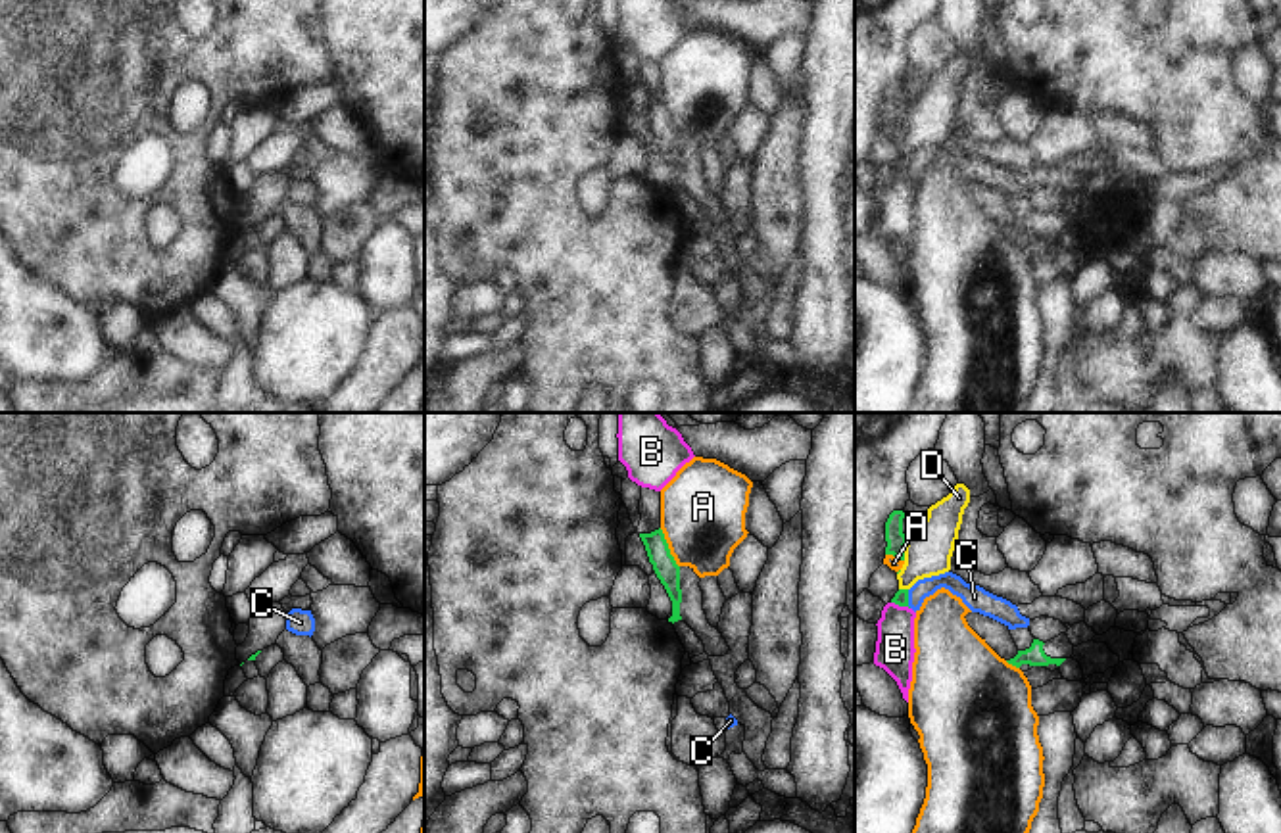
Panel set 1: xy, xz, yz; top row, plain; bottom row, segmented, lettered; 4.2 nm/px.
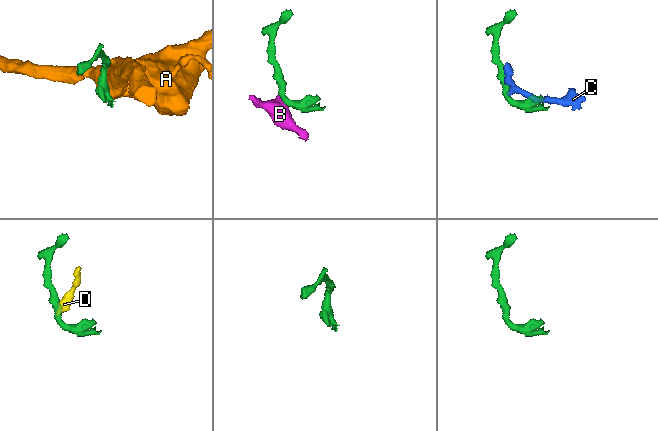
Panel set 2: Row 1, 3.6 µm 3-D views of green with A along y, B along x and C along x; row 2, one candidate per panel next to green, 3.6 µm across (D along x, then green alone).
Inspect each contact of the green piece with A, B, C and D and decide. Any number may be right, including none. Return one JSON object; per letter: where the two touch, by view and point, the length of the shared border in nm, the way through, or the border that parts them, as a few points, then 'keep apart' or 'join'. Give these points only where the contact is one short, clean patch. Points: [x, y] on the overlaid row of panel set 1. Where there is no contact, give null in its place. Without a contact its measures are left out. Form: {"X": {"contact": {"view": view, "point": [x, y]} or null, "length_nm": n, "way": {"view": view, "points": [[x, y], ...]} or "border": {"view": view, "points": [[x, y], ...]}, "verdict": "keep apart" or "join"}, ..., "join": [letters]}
{"A": {"contact": {"view": "xz", "point": [667, 547]}, "length_nm": 190, "verdict": "keep apart"}, "B": {"contact": {"view": "yz", "point": [901, 605]}, "length_nm": 90, "border": {"view": "yz", "points": [[892, 601], [909, 609]]}, "verdict": "keep apart"}, "C": {"contact": {"view": "yz", "point": [907, 599]}, "length_nm": 80, "border": {"view": "yz", "points": [[907, 590], [907, 603], [911, 607]]}, "verdict": "keep apart"}, "D": {"contact": {"view": "yz", "point": [903, 549]}, "length_nm": 100, "border": {"view": "yz", "points": [[909, 538], [903, 559]]}, "verdict": "keep apart"}, "join": []}

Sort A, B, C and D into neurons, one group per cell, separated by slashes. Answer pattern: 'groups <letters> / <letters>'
groups A / B D / C

